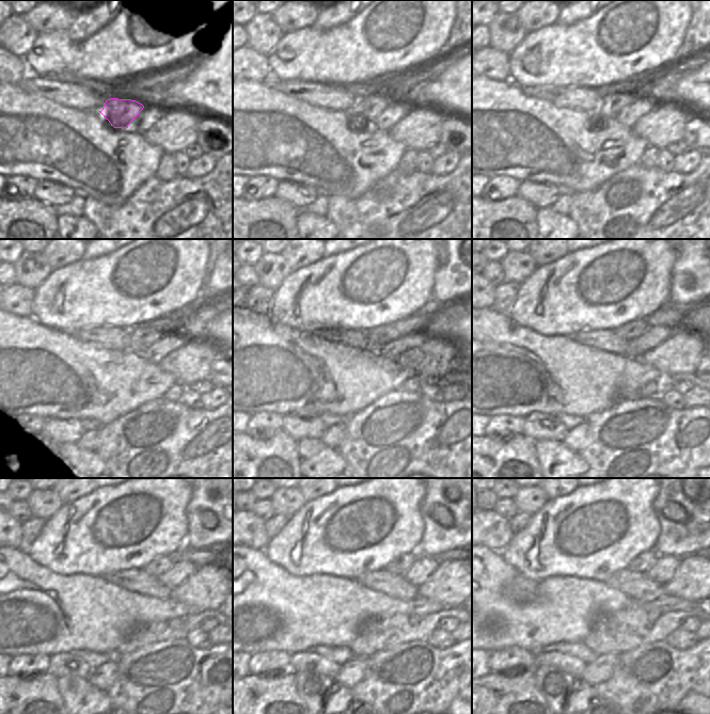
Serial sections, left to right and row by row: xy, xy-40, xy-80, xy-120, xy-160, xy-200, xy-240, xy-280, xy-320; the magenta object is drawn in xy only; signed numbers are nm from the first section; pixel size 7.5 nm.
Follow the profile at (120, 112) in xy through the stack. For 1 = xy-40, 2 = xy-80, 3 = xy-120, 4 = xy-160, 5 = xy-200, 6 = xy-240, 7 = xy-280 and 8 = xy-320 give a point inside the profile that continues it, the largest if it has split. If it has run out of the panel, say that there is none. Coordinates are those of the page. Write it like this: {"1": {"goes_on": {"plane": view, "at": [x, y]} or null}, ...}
{"1": {"goes_on": {"plane": "xy-40", "at": [371, 106]}}, "2": {"goes_on": {"plane": "xy-80", "at": [610, 104]}}, "3": {"goes_on": {"plane": "xy-120", "at": [139, 339]}}, "4": {"goes_on": {"plane": "xy-160", "at": [379, 336]}}, "5": {"goes_on": {"plane": "xy-200", "at": [632, 330]}}, "6": {"goes_on": {"plane": "xy-240", "at": [158, 566]}}, "7": {"goes_on": {"plane": "xy-280", "at": [398, 566]}}, "8": {"goes_on": {"plane": "xy-320", "at": [642, 562]}}}

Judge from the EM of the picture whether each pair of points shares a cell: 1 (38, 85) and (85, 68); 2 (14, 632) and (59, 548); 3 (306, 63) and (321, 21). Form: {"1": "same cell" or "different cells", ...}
{"1": "different cells", "2": "different cells", "3": "different cells"}

